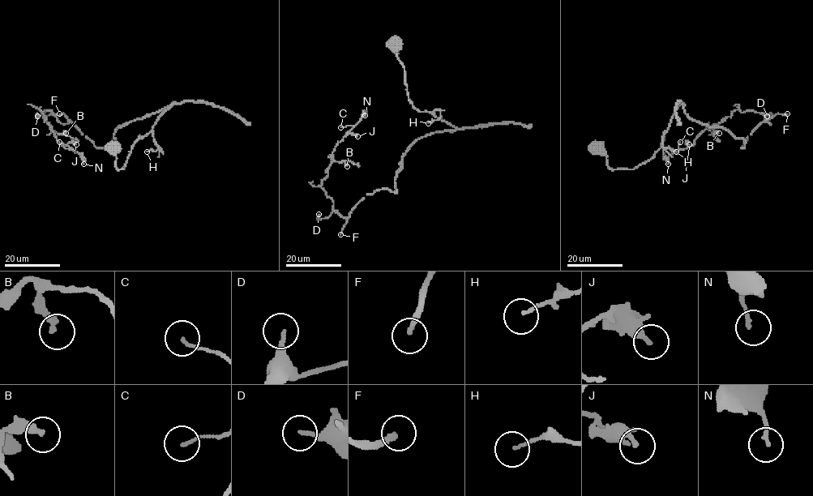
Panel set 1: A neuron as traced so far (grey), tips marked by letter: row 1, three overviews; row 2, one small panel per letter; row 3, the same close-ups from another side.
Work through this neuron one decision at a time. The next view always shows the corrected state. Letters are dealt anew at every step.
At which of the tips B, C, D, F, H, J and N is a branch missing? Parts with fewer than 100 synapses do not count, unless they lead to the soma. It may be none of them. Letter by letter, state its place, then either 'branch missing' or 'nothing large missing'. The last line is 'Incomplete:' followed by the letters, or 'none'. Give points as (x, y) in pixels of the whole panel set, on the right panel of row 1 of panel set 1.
B: at (719, 133); nothing large missing
C: at (680, 142); nothing large missing
D: at (767, 116); nothing large missing
F: at (787, 113); branch missing
H: at (676, 151); nothing large missing
J: at (689, 144); nothing large missing
N: at (668, 164); nothing large missing
Incomplete: F

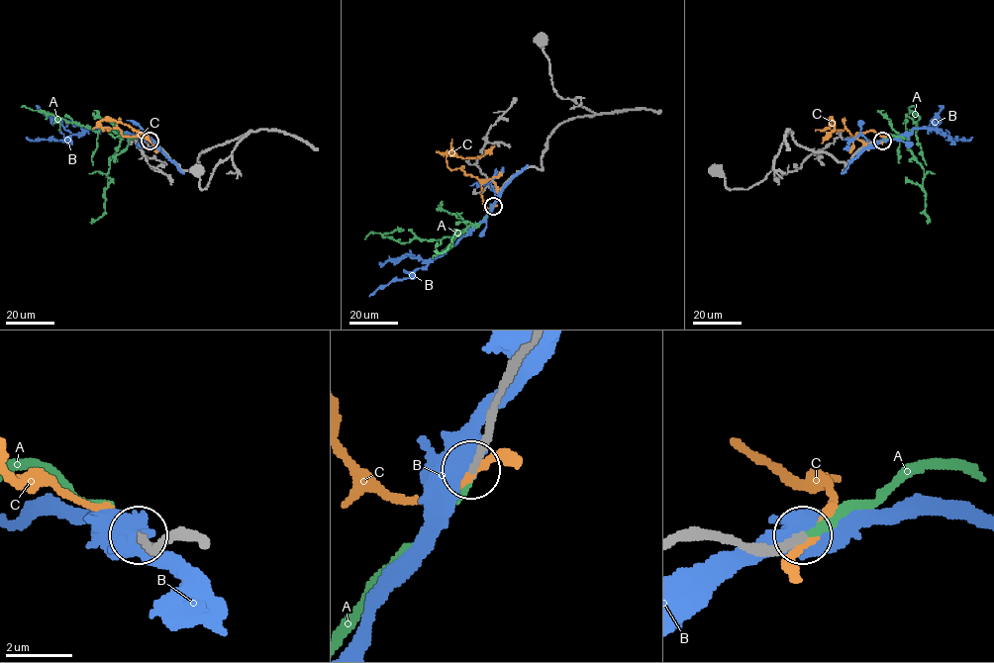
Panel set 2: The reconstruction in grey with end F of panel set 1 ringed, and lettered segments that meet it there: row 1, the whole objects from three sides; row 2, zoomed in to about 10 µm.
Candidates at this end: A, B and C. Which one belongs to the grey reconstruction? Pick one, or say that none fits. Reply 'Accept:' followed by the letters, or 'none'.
Accept: A

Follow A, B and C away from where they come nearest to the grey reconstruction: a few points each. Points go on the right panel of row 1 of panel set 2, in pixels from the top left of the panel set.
A: (882, 141), (901, 139), (912, 128), (915, 131), (919, 117), (913, 111), (905, 116), (906, 130)
B: (880, 141), (896, 139), (914, 128), (938, 128), (953, 142), (972, 138)
C: (882, 141), (885, 138), (873, 131), (850, 137), (844, 128), (832, 130), (831, 120), (834, 130), (823, 143)

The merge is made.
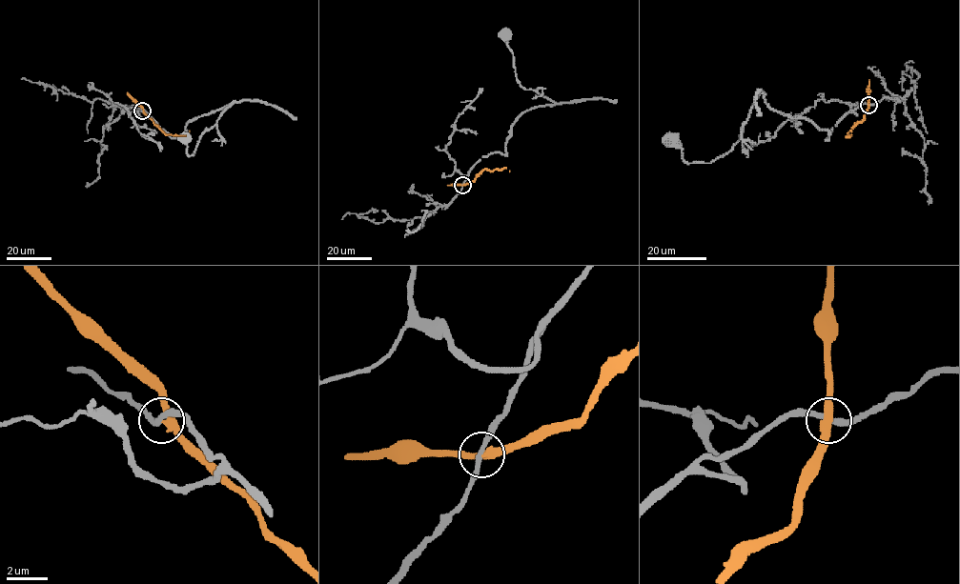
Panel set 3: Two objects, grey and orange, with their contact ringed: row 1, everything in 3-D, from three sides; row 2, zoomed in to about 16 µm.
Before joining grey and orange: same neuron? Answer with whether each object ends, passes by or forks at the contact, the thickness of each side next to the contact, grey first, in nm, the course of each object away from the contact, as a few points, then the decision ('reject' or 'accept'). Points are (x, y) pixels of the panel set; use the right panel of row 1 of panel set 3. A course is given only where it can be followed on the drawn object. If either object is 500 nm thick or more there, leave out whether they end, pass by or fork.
grey passes by; orange passes by; 240 nm thick on the grey side, 320 nm on the other; grey runs (868, 105), (848, 110), (826, 140), (827, 130), (771, 109), (762, 92), (723, 155), (686, 162), (672, 142); orange runs (868, 105), (865, 118), (851, 130); reject

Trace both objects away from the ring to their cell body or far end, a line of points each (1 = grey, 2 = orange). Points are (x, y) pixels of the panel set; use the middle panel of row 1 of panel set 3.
1: (462, 185), (478, 161), (492, 152), (505, 154), (510, 126), (520, 115), (555, 103), (520, 86), (507, 35)
2: (462, 185), (473, 181), (483, 170), (505, 168), (510, 171)

